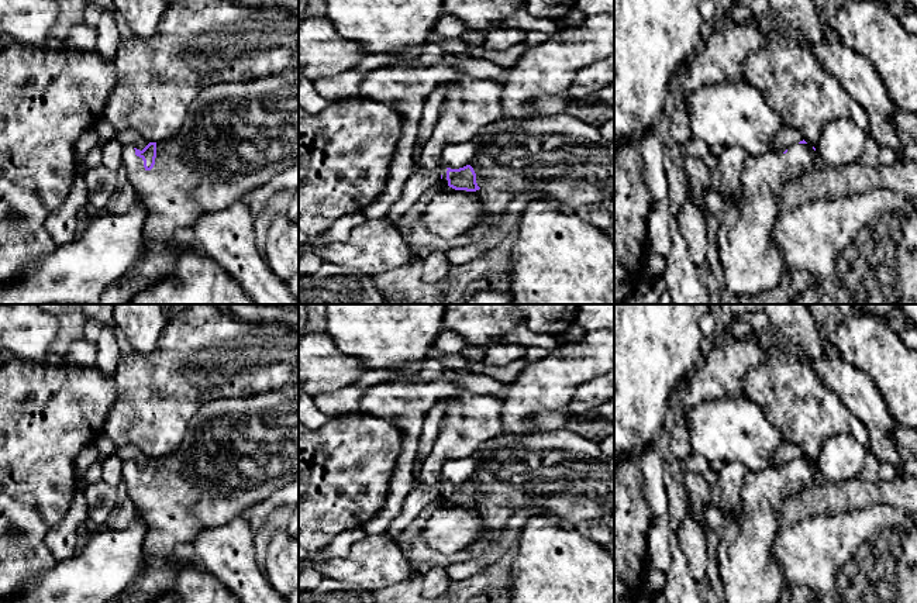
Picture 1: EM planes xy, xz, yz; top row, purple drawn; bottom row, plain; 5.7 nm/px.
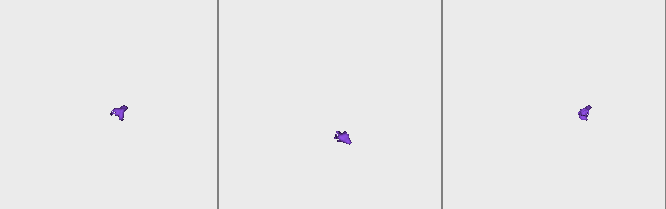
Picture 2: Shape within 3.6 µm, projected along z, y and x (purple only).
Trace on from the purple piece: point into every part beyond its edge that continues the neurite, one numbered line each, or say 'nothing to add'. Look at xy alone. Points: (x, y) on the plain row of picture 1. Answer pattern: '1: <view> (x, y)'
1: xy (235, 452)

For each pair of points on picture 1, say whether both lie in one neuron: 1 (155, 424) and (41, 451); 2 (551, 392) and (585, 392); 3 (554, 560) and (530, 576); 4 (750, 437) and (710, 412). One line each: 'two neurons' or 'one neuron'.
1: two neurons
2: two neurons
3: one neuron
4: one neuron

